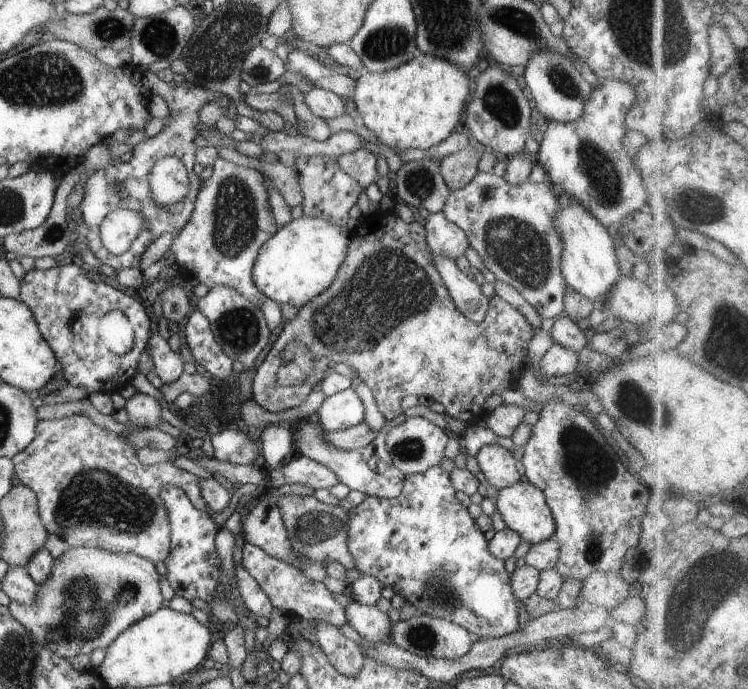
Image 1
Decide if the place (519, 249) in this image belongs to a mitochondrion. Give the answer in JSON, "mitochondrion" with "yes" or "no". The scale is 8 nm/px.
{"mitochondrion":"yes"}

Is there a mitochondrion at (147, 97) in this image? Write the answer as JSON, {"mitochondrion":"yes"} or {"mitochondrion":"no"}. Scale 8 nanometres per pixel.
{"mitochondrion":"no"}

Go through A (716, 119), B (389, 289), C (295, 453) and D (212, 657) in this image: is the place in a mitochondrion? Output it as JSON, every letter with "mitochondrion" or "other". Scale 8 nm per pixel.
{"A":"other","B":"mitochondrion","C":"other","D":"other"}

